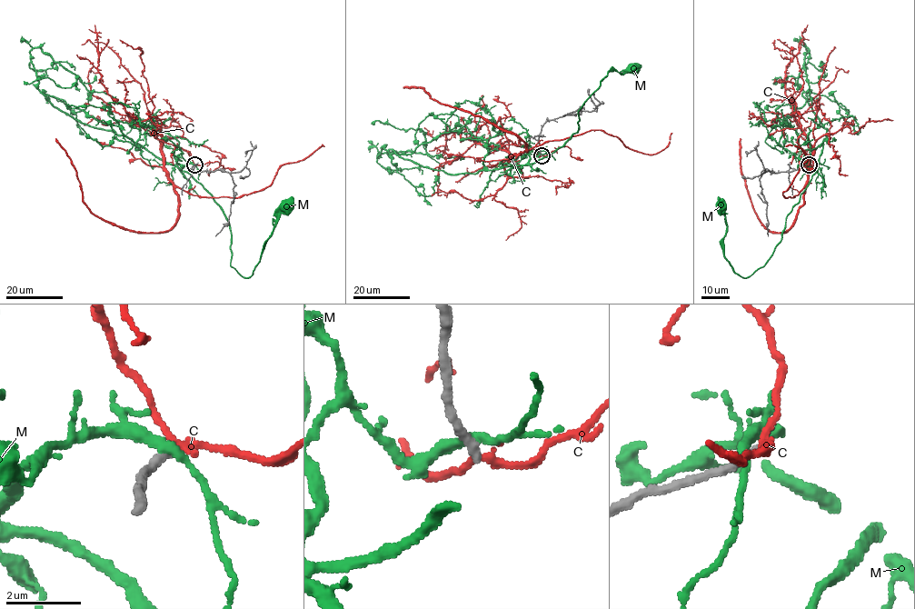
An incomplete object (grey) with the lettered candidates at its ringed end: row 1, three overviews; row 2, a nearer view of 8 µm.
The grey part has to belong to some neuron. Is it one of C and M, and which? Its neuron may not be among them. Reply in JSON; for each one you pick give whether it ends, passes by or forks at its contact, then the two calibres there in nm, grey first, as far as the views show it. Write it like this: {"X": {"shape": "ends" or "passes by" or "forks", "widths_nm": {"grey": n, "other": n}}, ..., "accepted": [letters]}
{"accepted": []}

